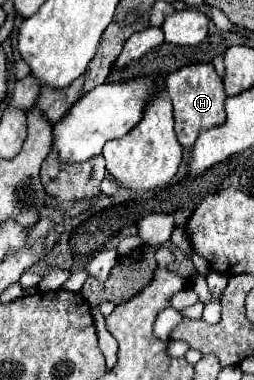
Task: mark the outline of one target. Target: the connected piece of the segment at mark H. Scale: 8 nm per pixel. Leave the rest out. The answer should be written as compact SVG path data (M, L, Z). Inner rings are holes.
M197 63L177 69L167 77L167 91L173 103L173 117L175 117L175 133L183 147L191 147L201 129L209 129L221 125L225 121L223 103L227 99L223 81L215 73L213 63Z

